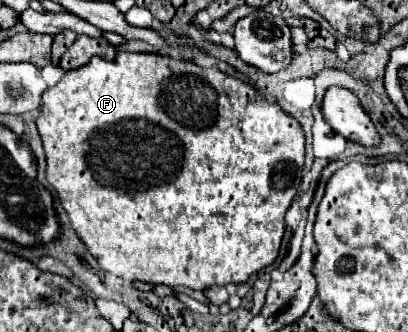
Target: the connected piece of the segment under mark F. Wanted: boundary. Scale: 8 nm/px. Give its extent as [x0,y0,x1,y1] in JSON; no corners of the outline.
[37,51,305,289]

